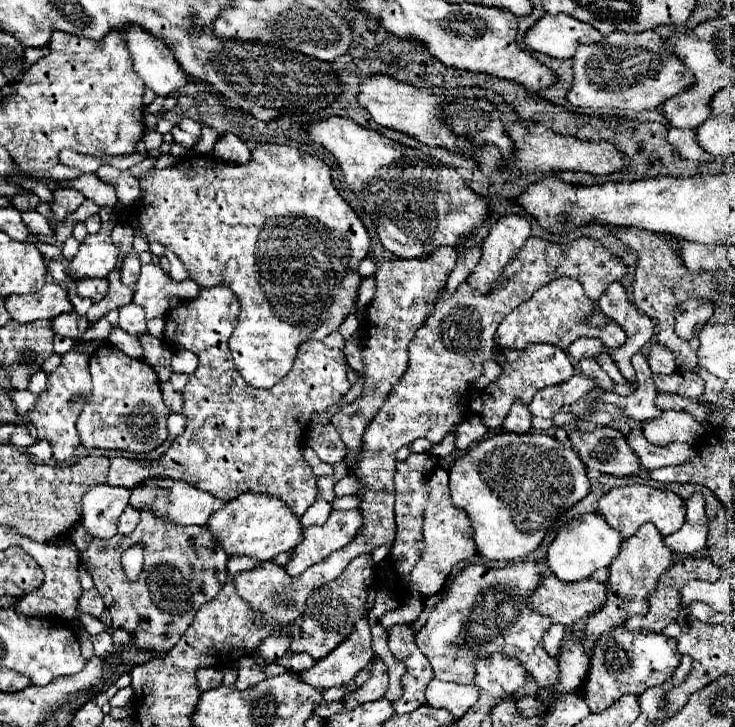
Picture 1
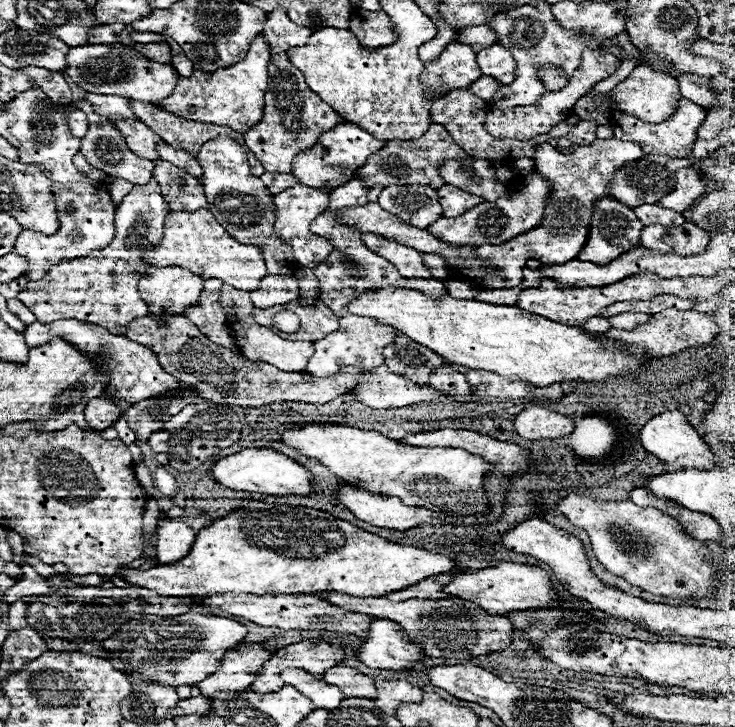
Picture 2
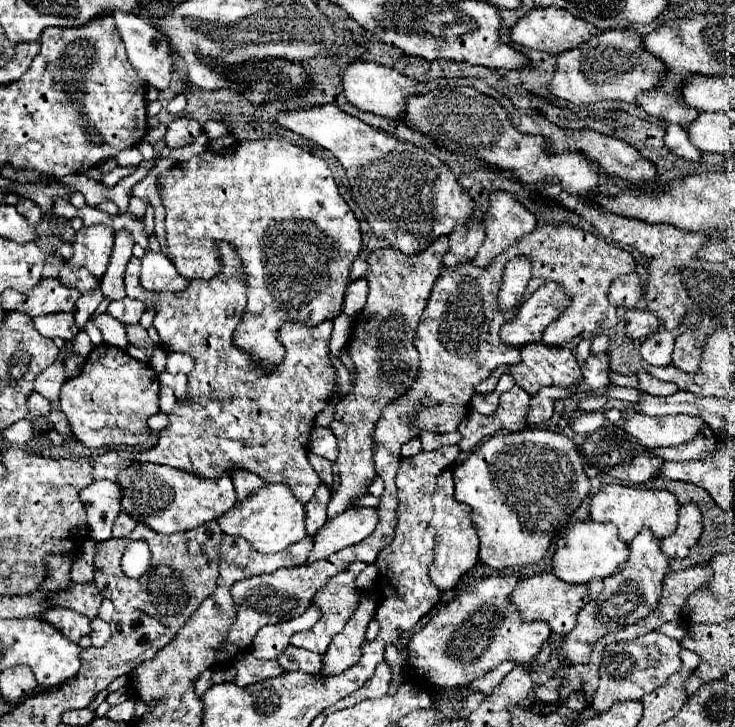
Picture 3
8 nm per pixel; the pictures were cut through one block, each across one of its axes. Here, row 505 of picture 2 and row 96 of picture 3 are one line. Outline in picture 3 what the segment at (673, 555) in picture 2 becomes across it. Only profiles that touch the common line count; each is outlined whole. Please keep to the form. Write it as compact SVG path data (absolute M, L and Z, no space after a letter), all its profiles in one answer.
M632 28L604 30L578 48L558 54L558 64L548 90L572 104L594 104L600 100L624 100L636 104L636 94L652 90L664 74L664 64L660 58L640 48L640 38L642 36Z

